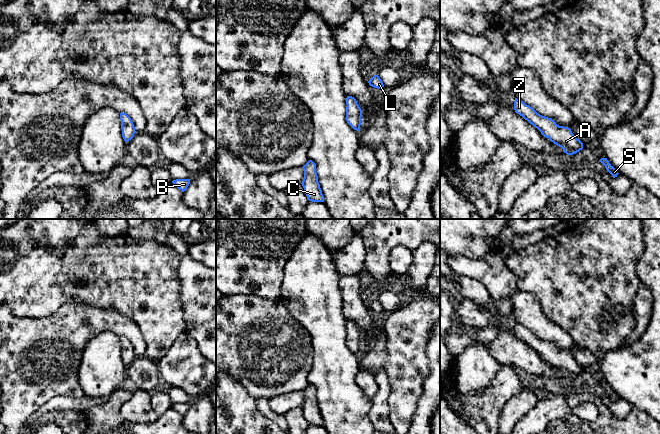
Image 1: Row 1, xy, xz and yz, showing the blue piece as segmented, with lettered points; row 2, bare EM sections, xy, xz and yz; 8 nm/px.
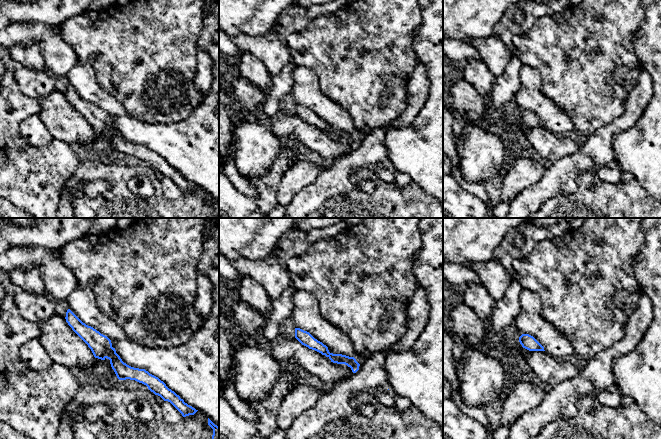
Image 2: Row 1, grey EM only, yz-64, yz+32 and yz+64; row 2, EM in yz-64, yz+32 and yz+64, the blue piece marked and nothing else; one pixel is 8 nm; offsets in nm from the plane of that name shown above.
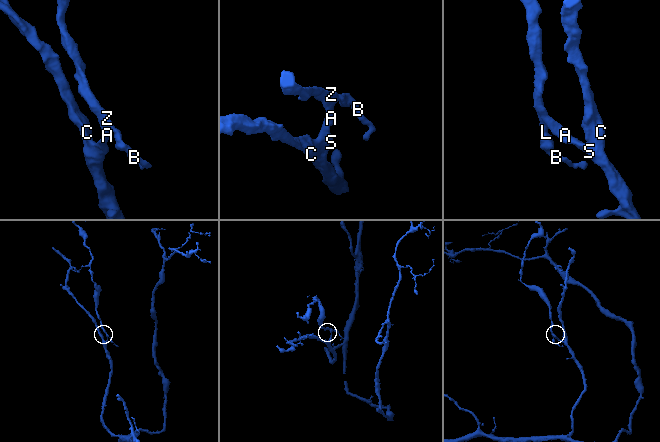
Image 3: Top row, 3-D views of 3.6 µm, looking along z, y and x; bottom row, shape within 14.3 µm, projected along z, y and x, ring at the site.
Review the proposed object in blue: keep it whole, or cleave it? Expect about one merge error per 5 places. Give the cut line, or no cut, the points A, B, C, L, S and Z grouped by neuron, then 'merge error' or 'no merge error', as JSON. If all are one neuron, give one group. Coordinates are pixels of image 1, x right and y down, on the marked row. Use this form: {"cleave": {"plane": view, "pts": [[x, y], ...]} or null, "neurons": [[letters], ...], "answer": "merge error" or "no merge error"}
{"cleave": null, "neurons": [["A", "B", "C", "L", "S", "Z"]], "answer": "no merge error"}

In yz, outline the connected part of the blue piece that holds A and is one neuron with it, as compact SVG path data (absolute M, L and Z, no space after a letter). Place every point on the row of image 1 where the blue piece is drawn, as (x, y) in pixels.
M515 98L514 110L551 142L561 147L567 155L573 155L583 149L583 143L575 137L571 129L559 126L551 118L538 114L532 107Z

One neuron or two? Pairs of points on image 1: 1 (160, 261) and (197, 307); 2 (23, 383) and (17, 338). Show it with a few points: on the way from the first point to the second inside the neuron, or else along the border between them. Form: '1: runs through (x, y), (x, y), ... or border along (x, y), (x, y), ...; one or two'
1: border along (179, 261), (179, 301), (183, 308); two
2: runs through (23, 372), (23, 356), (17, 349); one

